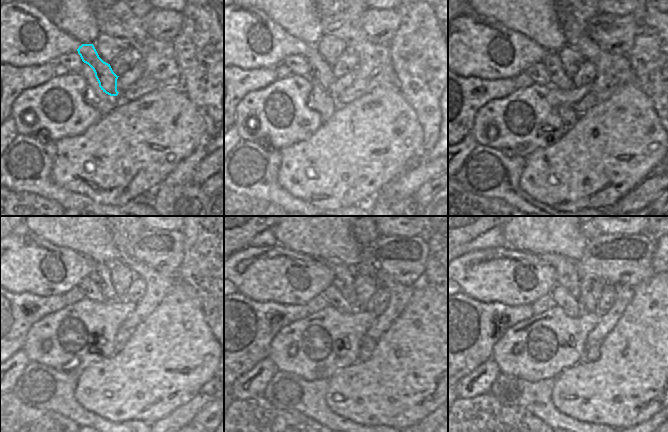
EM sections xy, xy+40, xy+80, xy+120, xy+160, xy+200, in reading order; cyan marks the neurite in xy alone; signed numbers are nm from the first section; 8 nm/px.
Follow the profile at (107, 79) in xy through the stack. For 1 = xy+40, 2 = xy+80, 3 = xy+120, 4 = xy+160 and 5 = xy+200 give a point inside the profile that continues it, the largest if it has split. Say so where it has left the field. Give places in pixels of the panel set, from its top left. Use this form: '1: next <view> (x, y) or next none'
1: next xy+40 (321, 70)
2: next xy+80 (556, 76)
3: next xy+120 (121, 277)
4: next xy+160 (343, 276)
5: next xy+200 (566, 276)

